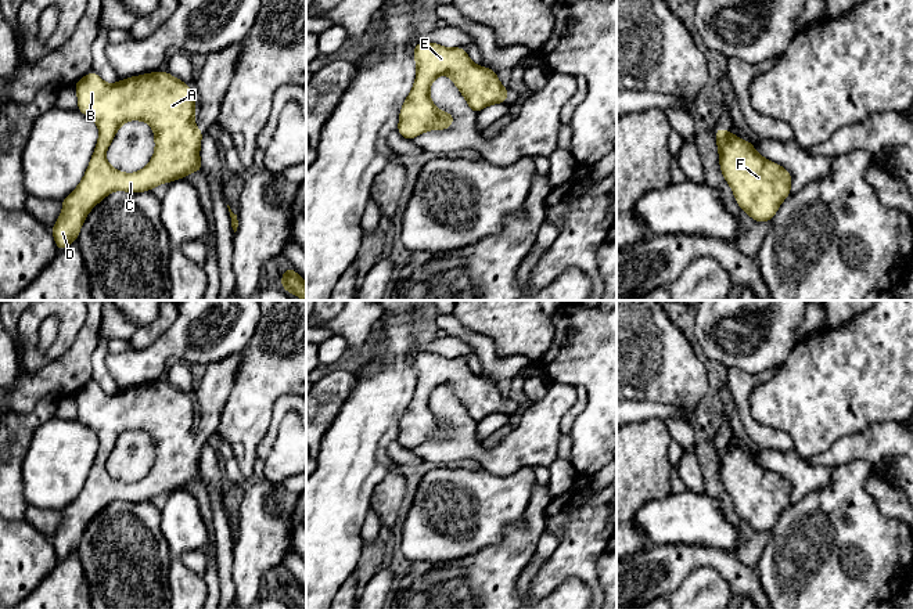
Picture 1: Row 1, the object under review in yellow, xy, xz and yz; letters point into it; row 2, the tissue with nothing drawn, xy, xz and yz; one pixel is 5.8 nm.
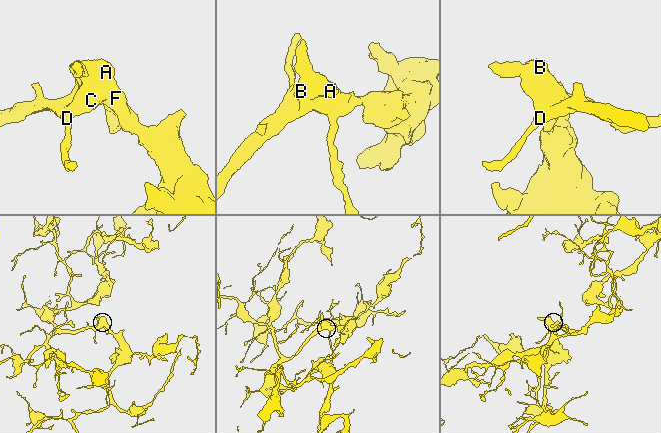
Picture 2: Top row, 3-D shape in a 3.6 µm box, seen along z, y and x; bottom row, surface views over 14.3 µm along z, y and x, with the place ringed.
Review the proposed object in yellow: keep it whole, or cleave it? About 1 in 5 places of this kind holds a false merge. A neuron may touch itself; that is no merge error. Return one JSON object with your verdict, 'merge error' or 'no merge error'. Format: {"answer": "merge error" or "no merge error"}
{"answer": "no merge error"}

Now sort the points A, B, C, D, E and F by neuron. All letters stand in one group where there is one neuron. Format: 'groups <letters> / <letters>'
groups A B C D E F

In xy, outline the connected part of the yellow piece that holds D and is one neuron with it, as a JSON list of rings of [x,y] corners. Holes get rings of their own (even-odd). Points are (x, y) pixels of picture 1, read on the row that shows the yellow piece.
[[[90,71],[73,84],[78,94],[78,111],[89,116],[98,126],[100,134],[90,163],[79,185],[62,202],[62,212],[51,227],[58,252],[78,239],[82,224],[89,212],[112,191],[144,192],[158,184],[186,179],[191,172],[202,172],[200,159],[201,131],[194,122],[197,101],[190,86],[169,72],[151,72],[132,76],[107,84],[96,72]],[[127,120],[143,120],[154,130],[155,151],[145,167],[137,173],[115,170],[105,158],[118,129]]]

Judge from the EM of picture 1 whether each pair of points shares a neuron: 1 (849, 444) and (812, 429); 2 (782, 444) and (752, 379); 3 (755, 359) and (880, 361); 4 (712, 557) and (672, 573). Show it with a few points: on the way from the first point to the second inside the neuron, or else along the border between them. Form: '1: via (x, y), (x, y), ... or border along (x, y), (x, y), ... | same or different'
1: border along (869, 426), (840, 438), (812, 458) | different
2: via (764, 436), (747, 420), (743, 397) | same
3: border along (800, 339), (779, 367) | different
4: via (703, 557), (689, 557), (682, 564) | same

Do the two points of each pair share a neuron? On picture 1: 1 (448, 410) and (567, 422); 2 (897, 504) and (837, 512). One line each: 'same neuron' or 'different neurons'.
1: different neurons
2: different neurons

